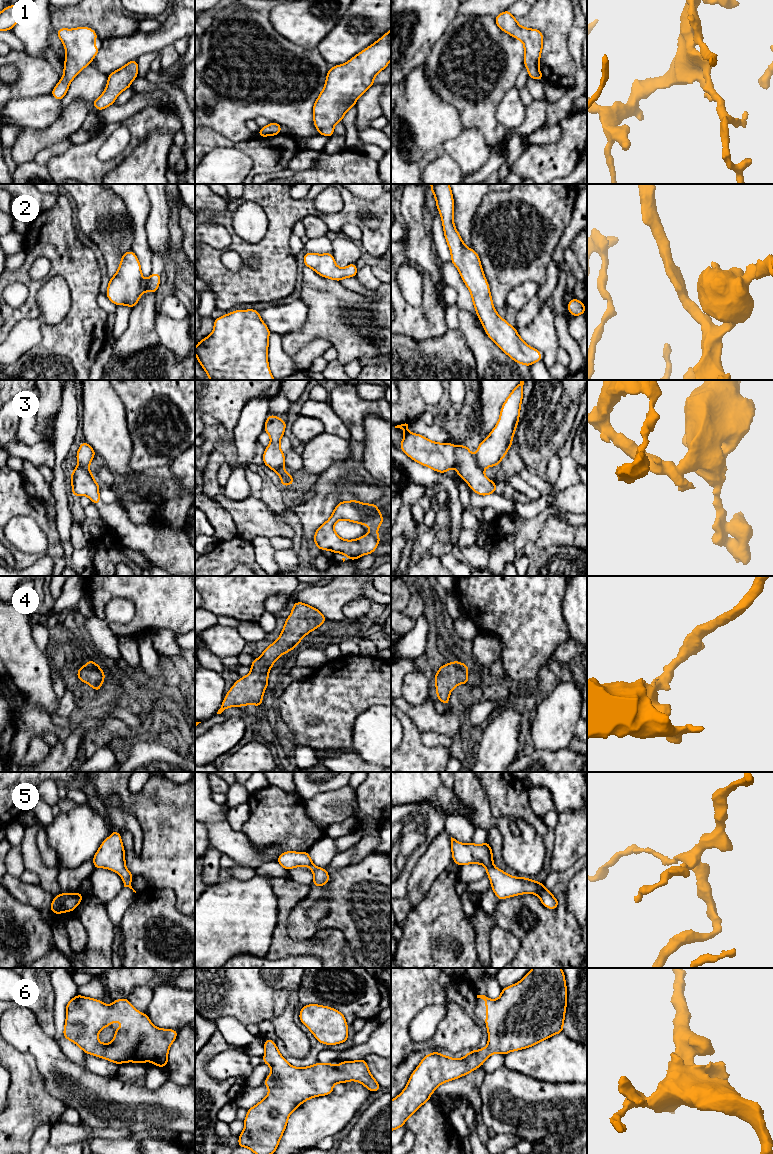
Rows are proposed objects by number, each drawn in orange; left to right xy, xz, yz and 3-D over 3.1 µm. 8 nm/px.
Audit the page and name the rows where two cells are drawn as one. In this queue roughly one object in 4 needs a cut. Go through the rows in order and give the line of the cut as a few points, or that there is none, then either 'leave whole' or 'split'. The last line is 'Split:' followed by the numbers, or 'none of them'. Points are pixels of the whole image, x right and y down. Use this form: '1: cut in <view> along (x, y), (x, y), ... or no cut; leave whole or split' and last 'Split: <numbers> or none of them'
1: no cut; leave whole
2: no cut; leave whole
3: cut in yz along (474, 456), (477, 464), (482, 469); split
4: no cut; leave whole
5: no cut; leave whole
6: no cut; leave whole
Split: 3

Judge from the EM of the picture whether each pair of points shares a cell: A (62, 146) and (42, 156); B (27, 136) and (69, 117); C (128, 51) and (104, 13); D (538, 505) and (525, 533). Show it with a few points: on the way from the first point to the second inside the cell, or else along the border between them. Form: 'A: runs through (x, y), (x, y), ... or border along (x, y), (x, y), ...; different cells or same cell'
A: runs through (57, 149), (47, 154); same cell
B: runs through (37, 136), (49, 136), (59, 127); same cell
C: border along (138, 29), (129, 35), (111, 36), (102, 40); different cells
D: border along (551, 504), (530, 518), (520, 518), (514, 512); different cells

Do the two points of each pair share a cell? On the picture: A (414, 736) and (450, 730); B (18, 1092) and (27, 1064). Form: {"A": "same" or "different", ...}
{"A": "different", "B": "same"}

